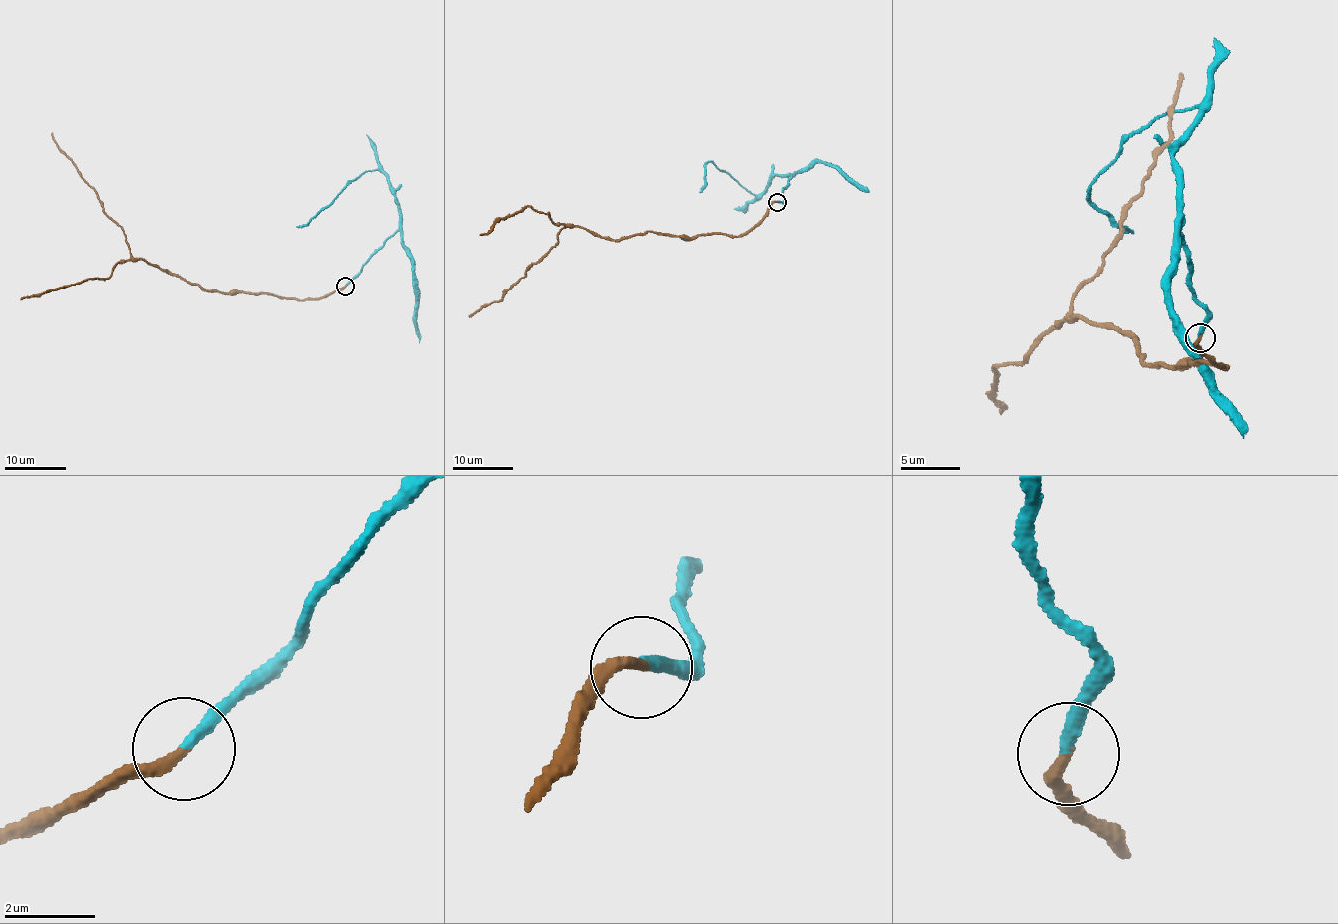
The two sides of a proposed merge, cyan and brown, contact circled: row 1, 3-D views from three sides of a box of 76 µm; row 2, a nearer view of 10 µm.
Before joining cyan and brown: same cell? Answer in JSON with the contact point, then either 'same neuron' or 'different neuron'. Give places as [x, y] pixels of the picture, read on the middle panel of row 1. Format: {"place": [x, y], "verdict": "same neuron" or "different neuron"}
{"place": [777, 202], "verdict": "same neuron"}

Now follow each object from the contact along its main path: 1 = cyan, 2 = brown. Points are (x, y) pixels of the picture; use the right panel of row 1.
1: (1200, 337), (1208, 315), (1179, 220), (1174, 147), (1201, 109), (1168, 111), (1122, 140), (1086, 190), (1132, 232)
2: (1200, 337), (1224, 369), (1154, 365), (1130, 334), (1073, 317), (1074, 294), (1169, 136), (1182, 74)

